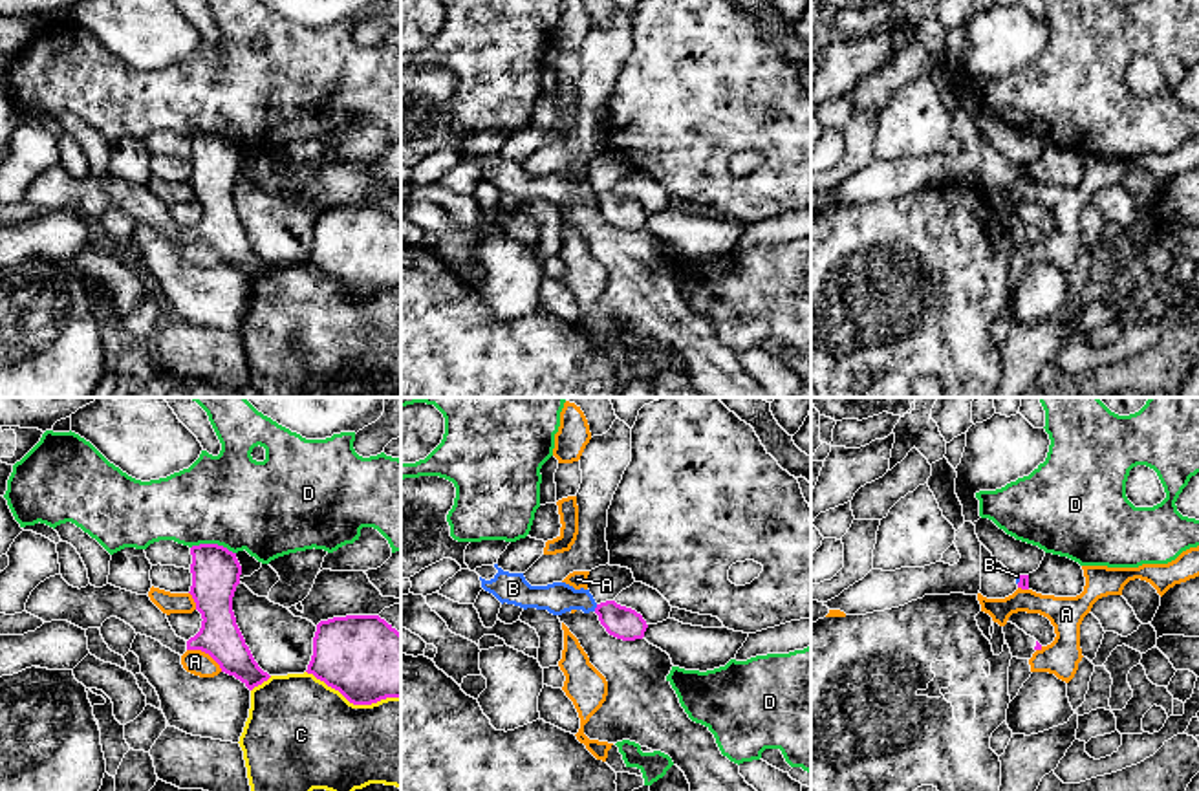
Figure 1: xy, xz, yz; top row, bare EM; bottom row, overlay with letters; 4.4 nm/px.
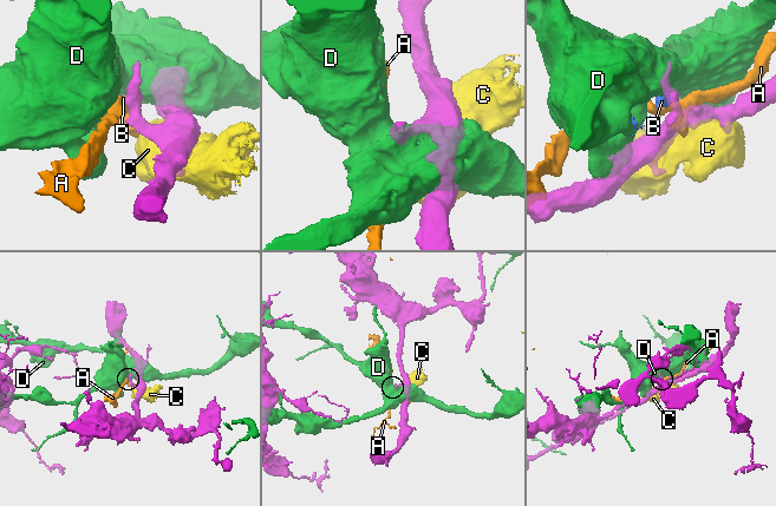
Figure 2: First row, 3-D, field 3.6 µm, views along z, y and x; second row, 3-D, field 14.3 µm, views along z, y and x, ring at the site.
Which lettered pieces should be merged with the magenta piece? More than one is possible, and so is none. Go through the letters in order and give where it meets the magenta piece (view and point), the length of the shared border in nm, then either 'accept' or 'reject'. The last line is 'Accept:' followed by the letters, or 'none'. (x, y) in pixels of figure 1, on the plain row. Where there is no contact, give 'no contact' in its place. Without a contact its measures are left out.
A: xy (205, 242) | 190 nm | reject
B: xz (595, 198) | 40 nm | reject
C: xy (354, 293) | 440 nm | reject
D: xy (213, 134) | 200 nm | reject
Accept: none

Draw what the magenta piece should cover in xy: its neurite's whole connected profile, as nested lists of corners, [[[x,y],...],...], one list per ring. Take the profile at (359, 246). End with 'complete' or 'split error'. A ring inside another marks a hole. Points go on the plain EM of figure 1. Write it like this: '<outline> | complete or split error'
[[[379,205],[320,211],[306,262],[353,295],[401,287],[401,223]]] | complete

